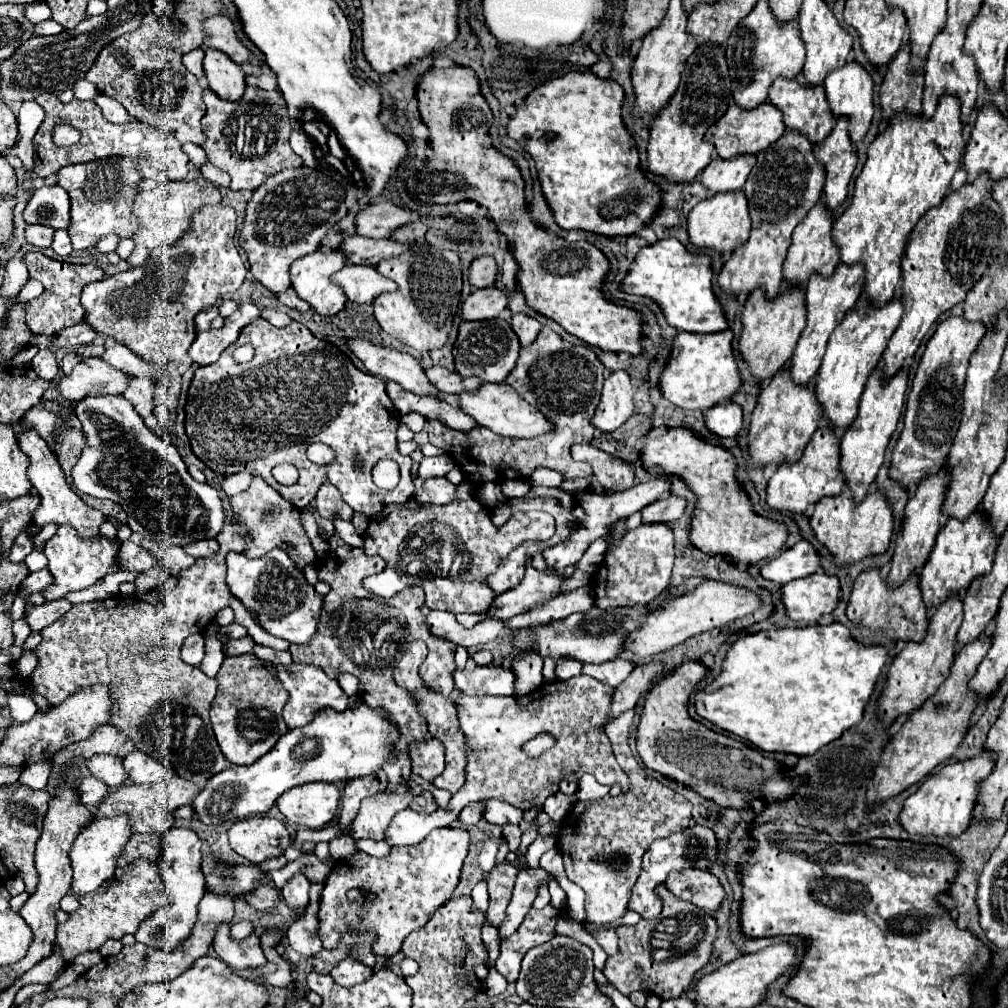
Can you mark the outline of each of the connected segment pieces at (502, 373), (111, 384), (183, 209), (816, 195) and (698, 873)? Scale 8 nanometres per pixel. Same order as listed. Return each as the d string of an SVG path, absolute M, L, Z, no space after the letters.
M504 318L482 320L482 322L462 322L458 328L458 338L452 348L458 374L476 376L482 382L494 382L494 384L504 382L504 378L514 368L518 352L520 352L518 336L514 334L514 330Z
M86 358L58 382L58 394L66 402L76 404L94 394L122 394L128 382L130 378L122 370L112 368L102 358Z
M204 178L192 182L172 182L172 184L156 186L150 192L140 192L138 196L134 196L134 204L132 204L132 212L138 218L140 230L134 234L134 250L126 262L130 266L138 266L138 246L146 246L150 250L158 244L178 242L180 236L186 234L192 214L200 210L204 204L218 204L218 202L220 202L218 188Z
M786 132L780 140L762 150L756 158L758 162L752 168L750 178L744 186L744 194L750 206L752 232L748 242L736 248L728 262L724 262L718 284L724 292L734 296L740 296L742 292L750 294L760 288L764 296L772 300L780 294L782 264L792 244L792 230L820 200L826 174L822 166L818 166L808 138L798 132Z
M698 868L670 872L664 886L680 900L694 904L708 914L712 914L726 896L718 878L714 878L708 870Z

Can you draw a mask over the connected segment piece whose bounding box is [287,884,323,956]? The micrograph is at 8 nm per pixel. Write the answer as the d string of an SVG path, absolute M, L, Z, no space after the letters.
M311 884L309 904L306 914L295 921L287 931L290 947L303 956L314 956L322 950L322 942L318 938L318 904L321 900L323 884Z

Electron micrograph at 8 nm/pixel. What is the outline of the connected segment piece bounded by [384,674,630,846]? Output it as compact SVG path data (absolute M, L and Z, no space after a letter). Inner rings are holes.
M574 676L566 682L550 682L544 688L528 694L528 696L466 696L460 690L456 690L454 696L454 706L458 710L458 724L462 728L462 734L466 738L466 782L464 786L452 796L450 804L446 810L436 810L432 814L418 814L414 810L402 810L394 816L394 822L390 822L390 826L386 828L386 842L390 846L410 846L410 844L420 844L428 832L432 832L434 828L446 828L450 826L460 810L476 800L484 800L484 798L498 798L504 800L516 808L520 808L522 812L530 810L530 808L540 808L544 804L544 800L552 794L558 792L558 784L560 780L578 780L582 774L592 774L600 784L612 786L612 784L620 784L622 792L628 791L630 782L627 775L621 769L612 754L612 746L608 744L608 738L604 734L604 722L606 716L610 712L610 700L612 700L612 688L608 686L606 692L606 684L590 678L590 676ZM538 734L550 734L556 738L556 744L546 750L542 756L538 758L530 758L524 752L524 744L528 740L532 740Z

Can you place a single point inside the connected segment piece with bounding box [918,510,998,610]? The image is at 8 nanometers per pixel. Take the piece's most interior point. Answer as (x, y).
(964, 551)

